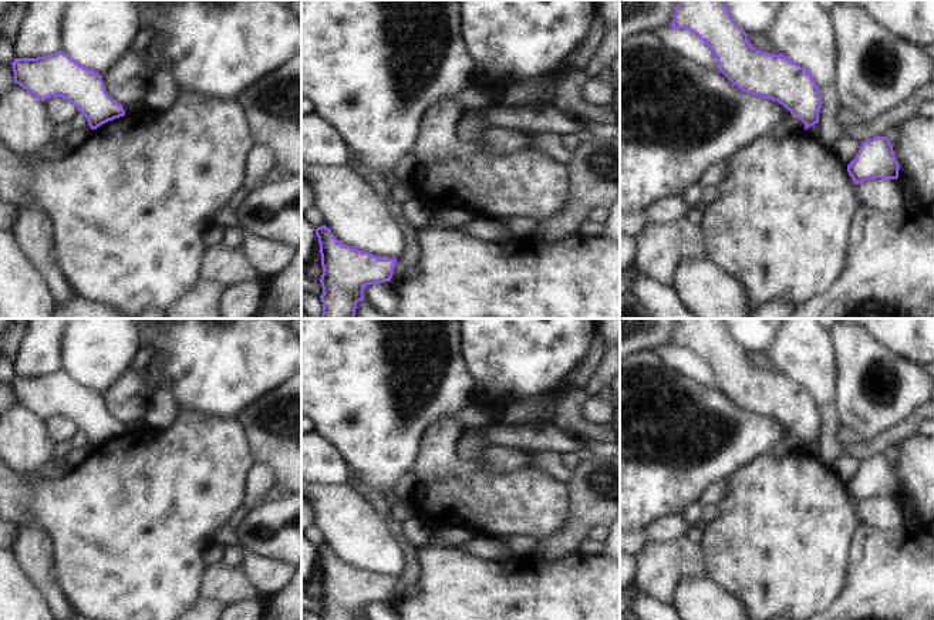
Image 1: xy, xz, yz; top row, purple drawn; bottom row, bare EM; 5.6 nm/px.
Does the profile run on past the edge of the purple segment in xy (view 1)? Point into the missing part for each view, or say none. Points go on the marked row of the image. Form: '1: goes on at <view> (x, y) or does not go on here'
1: does not go on here

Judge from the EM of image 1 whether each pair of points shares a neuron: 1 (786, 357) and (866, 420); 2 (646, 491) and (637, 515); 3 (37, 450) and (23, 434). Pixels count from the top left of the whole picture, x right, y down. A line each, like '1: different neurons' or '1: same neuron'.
1: different neurons
2: same neuron
3: same neuron

